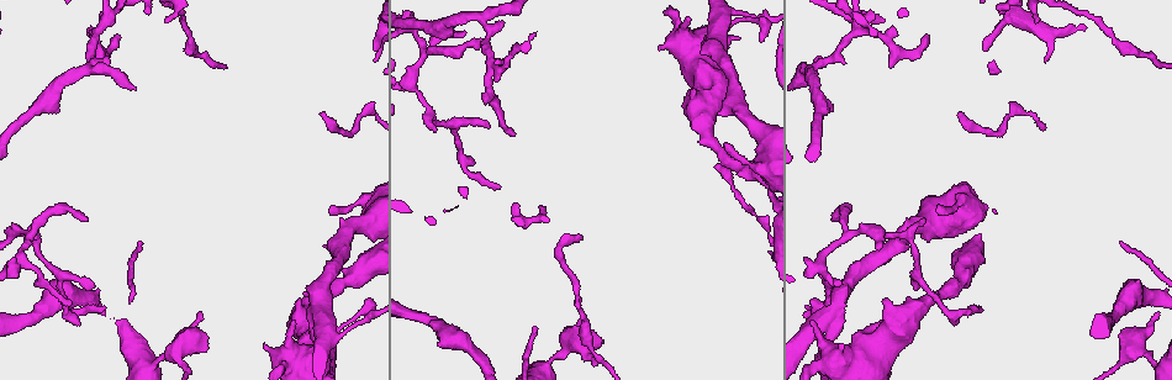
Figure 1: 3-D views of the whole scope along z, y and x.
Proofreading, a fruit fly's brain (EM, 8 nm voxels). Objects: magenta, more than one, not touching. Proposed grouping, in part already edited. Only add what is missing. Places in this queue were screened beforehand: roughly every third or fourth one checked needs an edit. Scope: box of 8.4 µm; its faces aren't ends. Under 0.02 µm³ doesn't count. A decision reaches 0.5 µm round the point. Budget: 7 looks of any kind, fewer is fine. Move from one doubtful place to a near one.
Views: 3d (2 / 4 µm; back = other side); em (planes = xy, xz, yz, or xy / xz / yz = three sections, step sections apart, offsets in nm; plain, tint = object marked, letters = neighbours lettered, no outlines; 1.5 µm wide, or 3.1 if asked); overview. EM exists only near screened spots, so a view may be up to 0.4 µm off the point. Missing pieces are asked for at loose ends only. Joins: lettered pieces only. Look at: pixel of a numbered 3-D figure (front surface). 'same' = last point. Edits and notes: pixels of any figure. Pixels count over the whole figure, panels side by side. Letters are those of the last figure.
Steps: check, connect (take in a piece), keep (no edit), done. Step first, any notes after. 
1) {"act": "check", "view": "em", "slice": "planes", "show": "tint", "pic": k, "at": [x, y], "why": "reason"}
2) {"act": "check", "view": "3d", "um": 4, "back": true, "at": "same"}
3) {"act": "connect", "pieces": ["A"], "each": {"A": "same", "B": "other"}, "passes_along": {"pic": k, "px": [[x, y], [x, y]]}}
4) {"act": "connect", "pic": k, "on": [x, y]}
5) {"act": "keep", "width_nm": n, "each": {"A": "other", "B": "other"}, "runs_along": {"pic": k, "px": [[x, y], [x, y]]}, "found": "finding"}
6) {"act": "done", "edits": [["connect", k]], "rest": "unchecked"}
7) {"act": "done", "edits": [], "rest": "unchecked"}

{"act": "check", "view": "em", "slice": "yz", "step": 8, "show": "letters", "pic": 1, "at": [86, 220], "why": "thin end"}

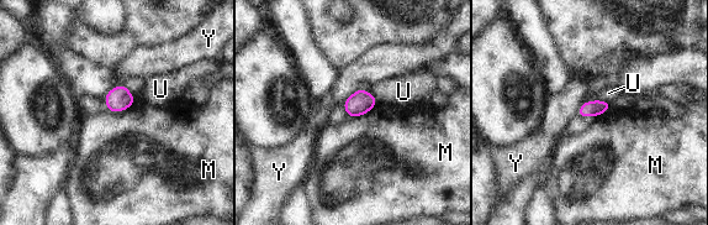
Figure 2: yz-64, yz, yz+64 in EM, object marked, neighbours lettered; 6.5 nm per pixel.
{"act": "check", "view": "em", "slice": "planes", "show": "letters", "at": "same"}

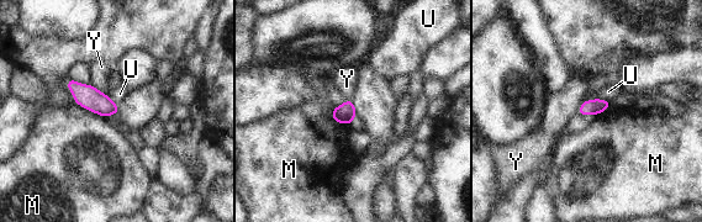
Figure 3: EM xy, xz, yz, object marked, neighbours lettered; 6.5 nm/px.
{"act": "keep", "each": {"M": "other", "U": "other", "Y": "other"}, "border": {"pic": 3, "px": [[332, 107], [337, 122], [354, 122]]}, "found": "none of them fits"}

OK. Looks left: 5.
{"act": "check", "view": "em", "slice": "planes", "show": "letters", "pic": 1, "at": [936, 205], "why": "thin end"}

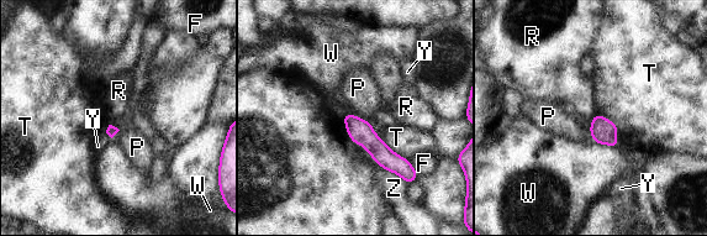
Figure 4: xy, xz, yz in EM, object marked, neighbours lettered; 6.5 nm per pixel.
{"act": "keep", "each": {"F": "other", "P": "other", "R": "other", "T": "other", "W": "other", "Y": "other", "Z": "other"}, "border": {"pic": 4, "px": [[596, 114], [591, 119]]}, "found": "no lettered piece goes on from it"}

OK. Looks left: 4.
{"act": "check", "view": "3d", "um": 4, "pic": 1, "at": [1159, 311], "why": "an open end"}

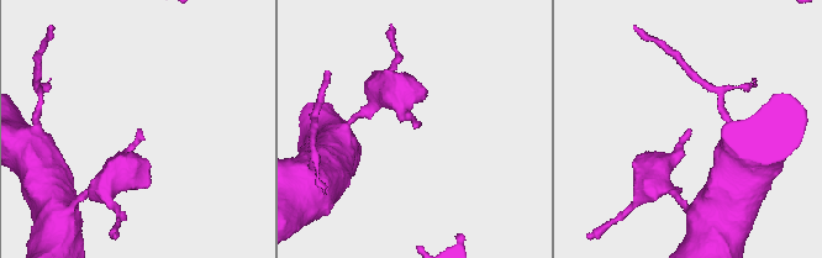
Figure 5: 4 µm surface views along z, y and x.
{"act": "check", "view": "em", "slice": "planes", "show": "letters", "pic": 5, "at": [415, 127], "why": "now the EM"}

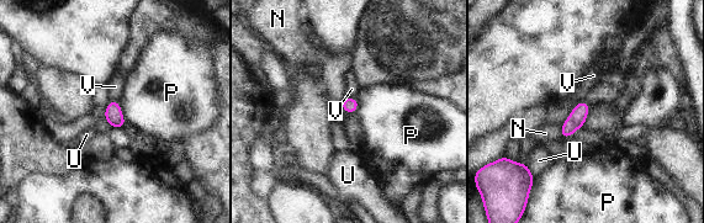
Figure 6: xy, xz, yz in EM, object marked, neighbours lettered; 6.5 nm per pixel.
{"act": "keep", "each": {"N": "other", "P": "other", "U": "other", "V": "other"}, "found": "no lettered piece goes on from it"}

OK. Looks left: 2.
{"act": "done", "edits": [], "rest": "unchecked"}

